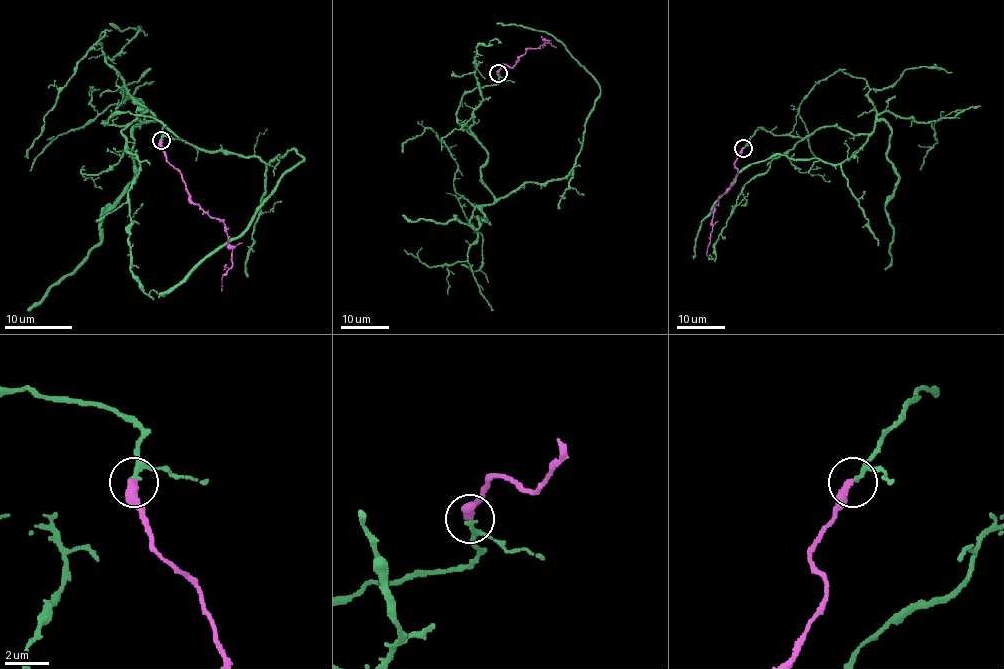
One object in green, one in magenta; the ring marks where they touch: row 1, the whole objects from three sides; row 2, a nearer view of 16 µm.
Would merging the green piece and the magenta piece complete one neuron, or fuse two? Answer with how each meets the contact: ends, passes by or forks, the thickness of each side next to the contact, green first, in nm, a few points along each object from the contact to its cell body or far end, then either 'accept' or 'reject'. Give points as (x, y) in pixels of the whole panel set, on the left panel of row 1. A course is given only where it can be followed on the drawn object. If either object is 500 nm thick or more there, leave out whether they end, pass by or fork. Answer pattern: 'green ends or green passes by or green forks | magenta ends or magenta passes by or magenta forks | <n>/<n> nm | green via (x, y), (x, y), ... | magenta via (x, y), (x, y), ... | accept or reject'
green passes by | magenta ends | 170/400 nm | green via (160, 140), (148, 116), (103, 123), (147, 109), (142, 121), (201, 150), (304, 160), (159, 294) | magenta via (160, 140), (169, 162), (181, 174), (187, 194), (223, 223), (231, 267), (221, 279), (221, 291) | accept

